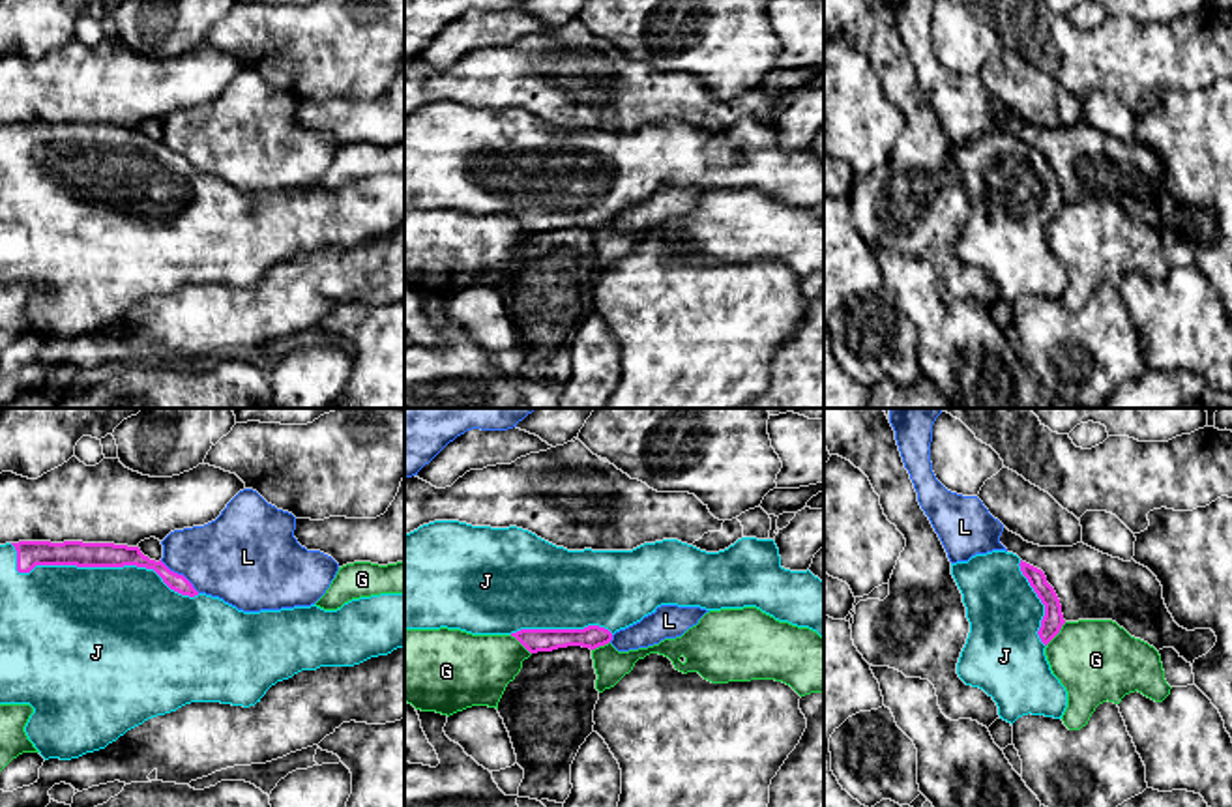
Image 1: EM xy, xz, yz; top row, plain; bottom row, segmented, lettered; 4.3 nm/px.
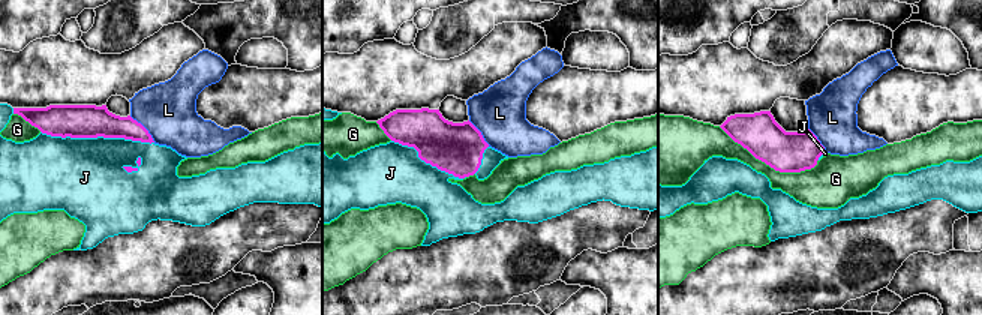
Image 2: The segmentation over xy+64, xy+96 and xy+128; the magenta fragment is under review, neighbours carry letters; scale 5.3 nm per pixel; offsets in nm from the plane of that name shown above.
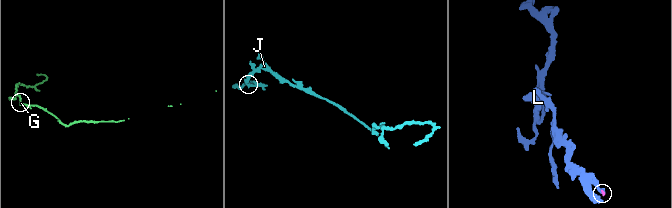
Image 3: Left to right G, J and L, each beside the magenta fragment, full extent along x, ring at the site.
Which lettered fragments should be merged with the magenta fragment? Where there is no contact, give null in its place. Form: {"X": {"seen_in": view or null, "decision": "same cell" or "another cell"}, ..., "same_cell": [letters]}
{"G": {"seen_in": "yz", "decision": "another cell"}, "J": {"seen_in": "xy", "decision": "same cell"}, "L": {"seen_in": "xy", "decision": "another cell"}, "same_cell": ["J"]}

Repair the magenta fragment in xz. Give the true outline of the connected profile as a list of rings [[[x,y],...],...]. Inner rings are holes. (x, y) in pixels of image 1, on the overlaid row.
[[[434,521],[404,534],[404,629],[511,635],[530,653],[567,646],[595,650],[661,605],[706,610],[756,607],[824,637],[824,582],[809,569],[785,569],[773,539],[741,537],[719,552],[678,539],[633,550],[567,550],[517,526]]]

